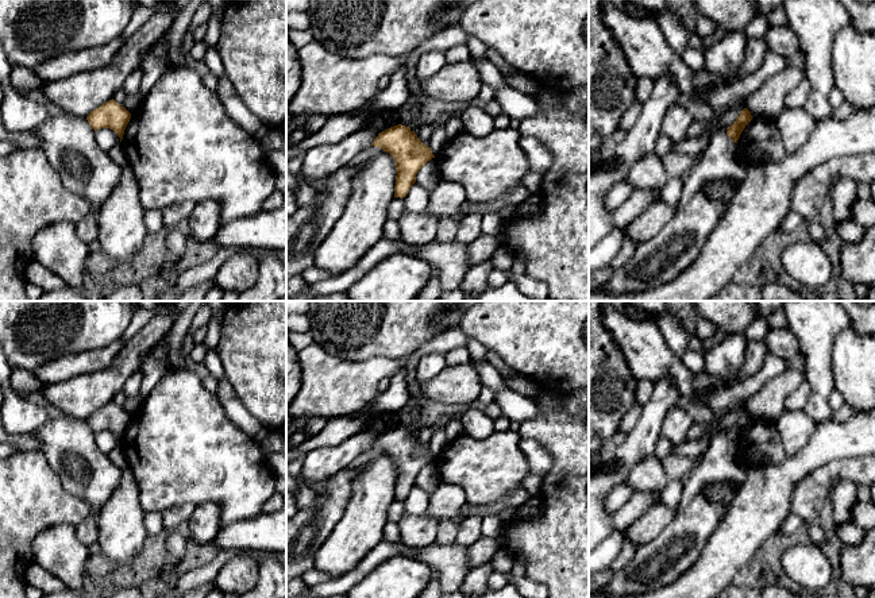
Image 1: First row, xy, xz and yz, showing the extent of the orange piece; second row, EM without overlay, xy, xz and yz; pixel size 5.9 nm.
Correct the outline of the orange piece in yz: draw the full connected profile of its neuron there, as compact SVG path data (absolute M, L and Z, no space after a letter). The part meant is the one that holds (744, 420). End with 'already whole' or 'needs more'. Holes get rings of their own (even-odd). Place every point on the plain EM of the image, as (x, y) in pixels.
M744 410L740 417L737 418L736 424L726 431L726 436L728 439L735 444L737 445L743 432L745 431L745 428L752 423L752 417L751 414Z; already whole

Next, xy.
M113 401L93 412L86 418L89 428L95 433L100 431L111 431L119 437L120 444L130 421L131 416Z; already whole

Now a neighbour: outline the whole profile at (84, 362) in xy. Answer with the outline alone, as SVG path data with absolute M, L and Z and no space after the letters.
M117 339L107 347L73 352L42 364L32 374L49 386L73 377L100 371L113 363L124 344L122 339Z

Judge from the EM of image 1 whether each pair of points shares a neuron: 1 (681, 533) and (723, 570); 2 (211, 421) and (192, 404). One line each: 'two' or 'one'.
1: two
2: one

